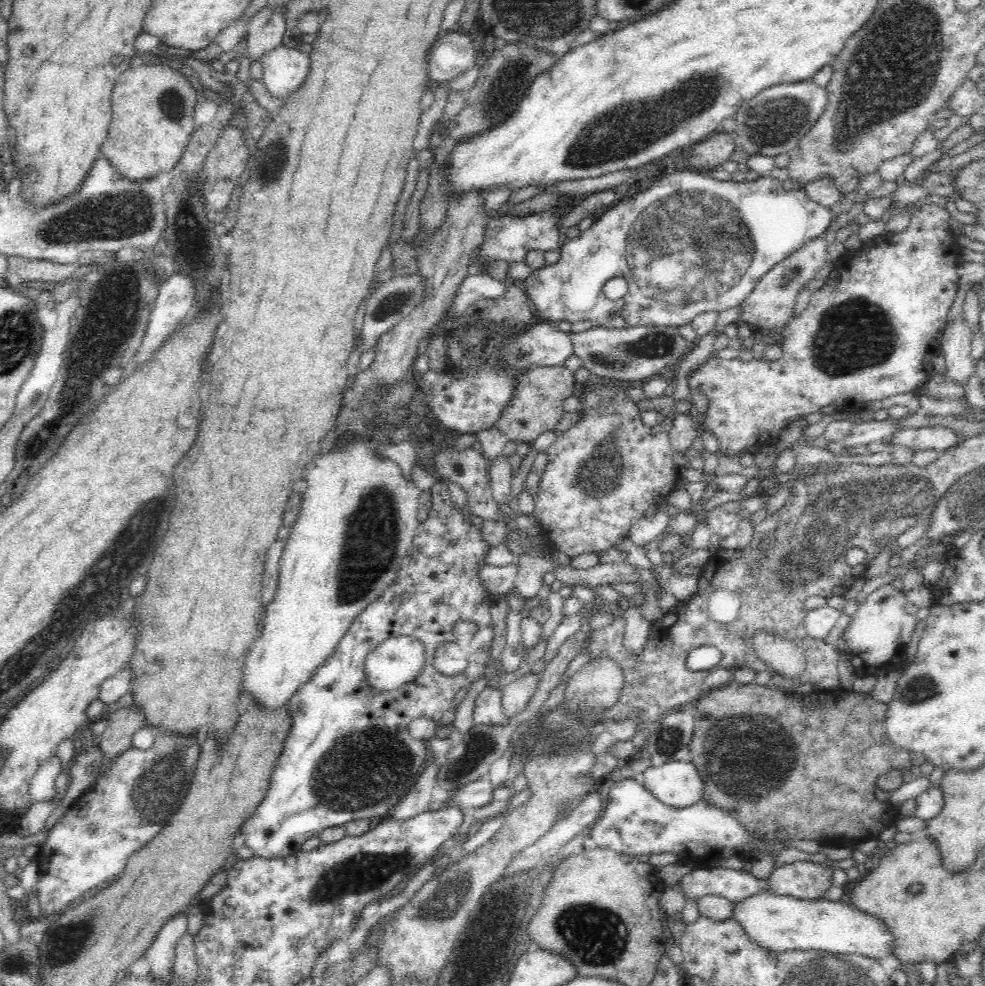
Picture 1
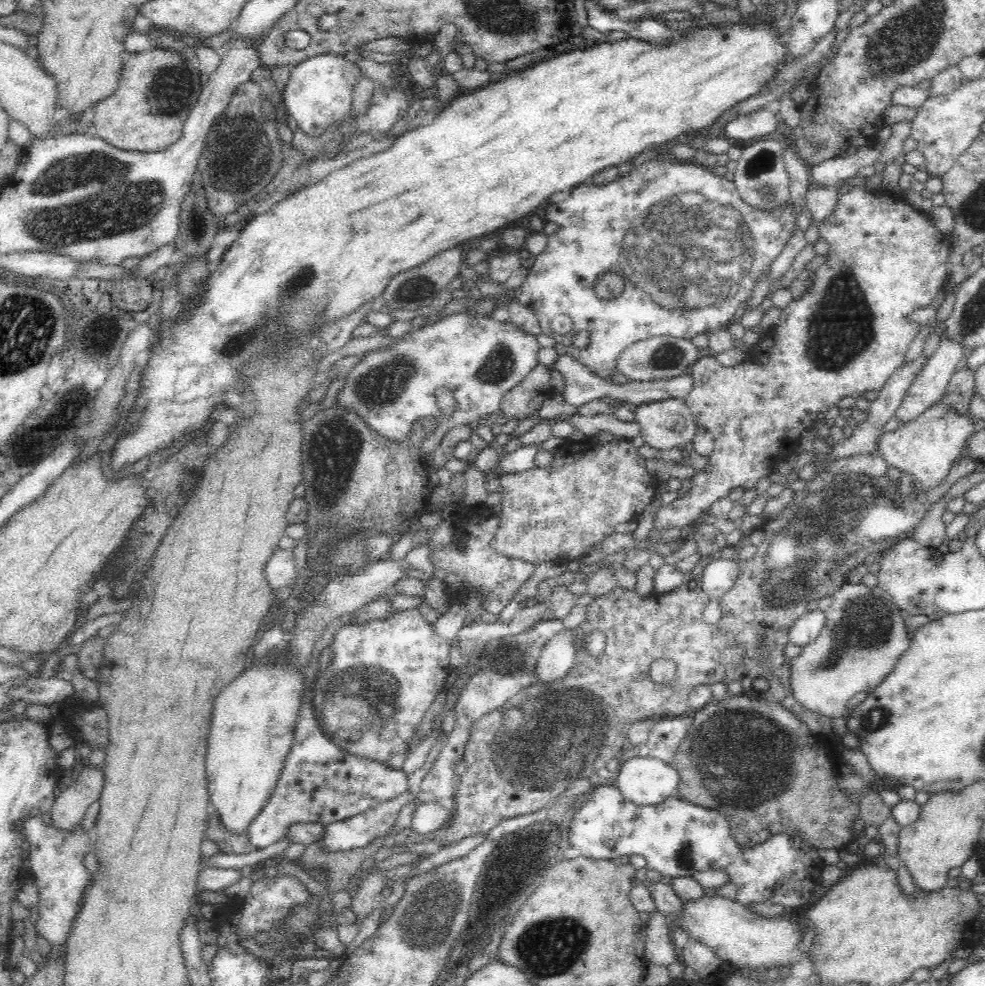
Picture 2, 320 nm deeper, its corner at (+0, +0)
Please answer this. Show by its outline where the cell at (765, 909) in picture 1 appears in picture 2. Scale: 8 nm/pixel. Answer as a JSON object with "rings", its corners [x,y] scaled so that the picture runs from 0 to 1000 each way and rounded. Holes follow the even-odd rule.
{"rings":[[[713,908],[705,913],[694,913],[692,927],[679,932],[682,942],[690,941],[698,951],[713,955],[727,965],[731,975],[739,974],[753,982],[783,982],[788,980],[804,980],[820,970],[814,963],[814,941],[806,935],[804,929],[776,931],[755,921],[755,917],[731,910],[729,908]]]}

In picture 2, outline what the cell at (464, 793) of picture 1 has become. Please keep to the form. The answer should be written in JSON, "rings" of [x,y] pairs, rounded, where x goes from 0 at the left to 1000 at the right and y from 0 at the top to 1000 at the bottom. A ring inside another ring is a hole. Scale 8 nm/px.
{"rings":[[[412,802],[368,826],[331,837],[329,846],[322,853],[325,861],[343,864],[372,858],[395,843],[404,830],[406,819],[414,815],[416,810],[418,806]]]}

